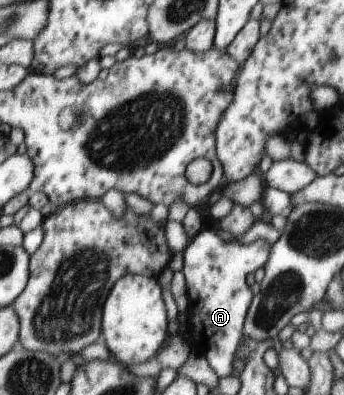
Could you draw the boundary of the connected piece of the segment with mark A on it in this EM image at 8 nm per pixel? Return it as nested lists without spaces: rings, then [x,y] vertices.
[[[216,229],[201,230],[189,241],[182,252],[182,269],[186,298],[186,327],[184,342],[196,353],[201,353],[209,368],[225,378],[231,372],[233,354],[237,350],[245,312],[251,300],[251,292],[245,284],[245,276],[263,268],[268,262],[271,244],[257,239],[249,244],[239,244]]]

